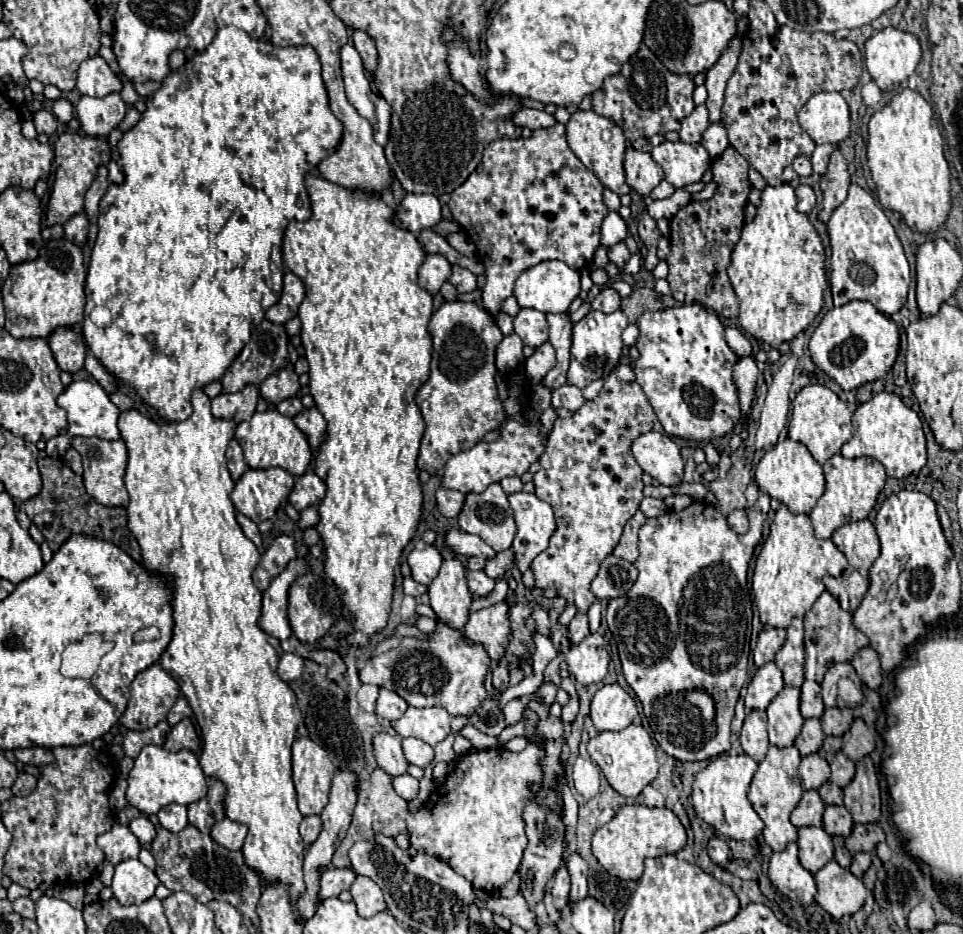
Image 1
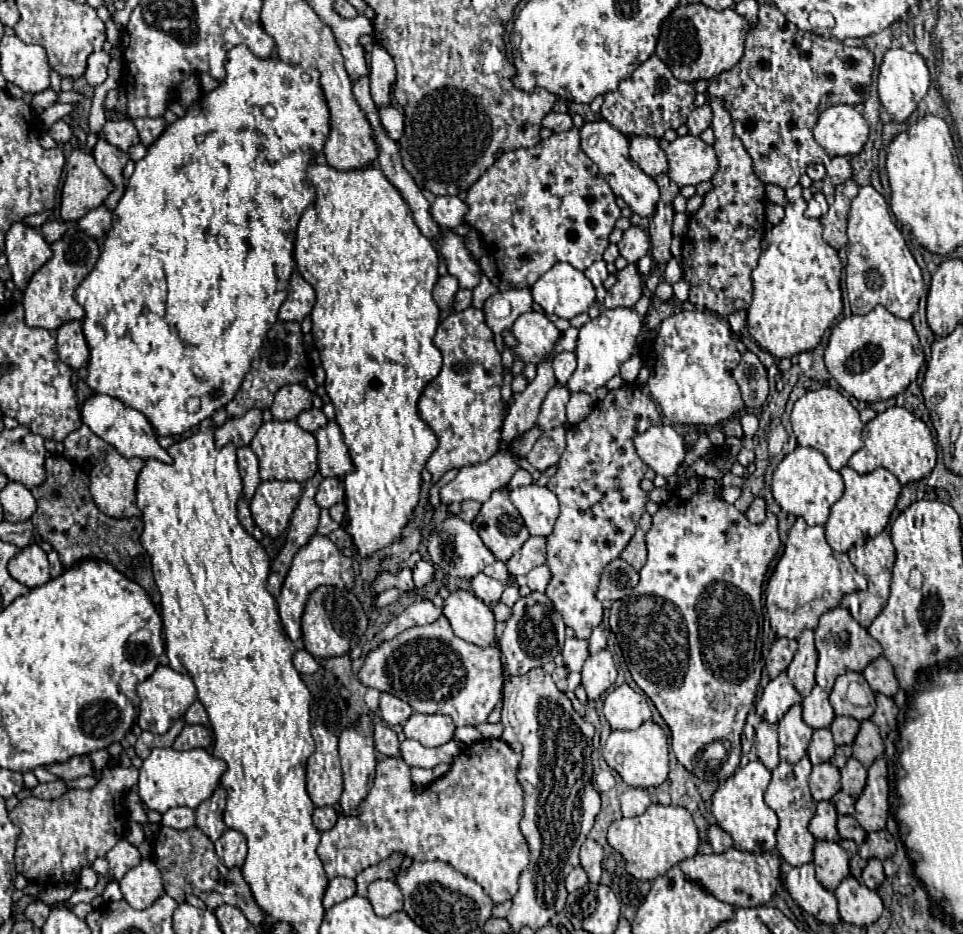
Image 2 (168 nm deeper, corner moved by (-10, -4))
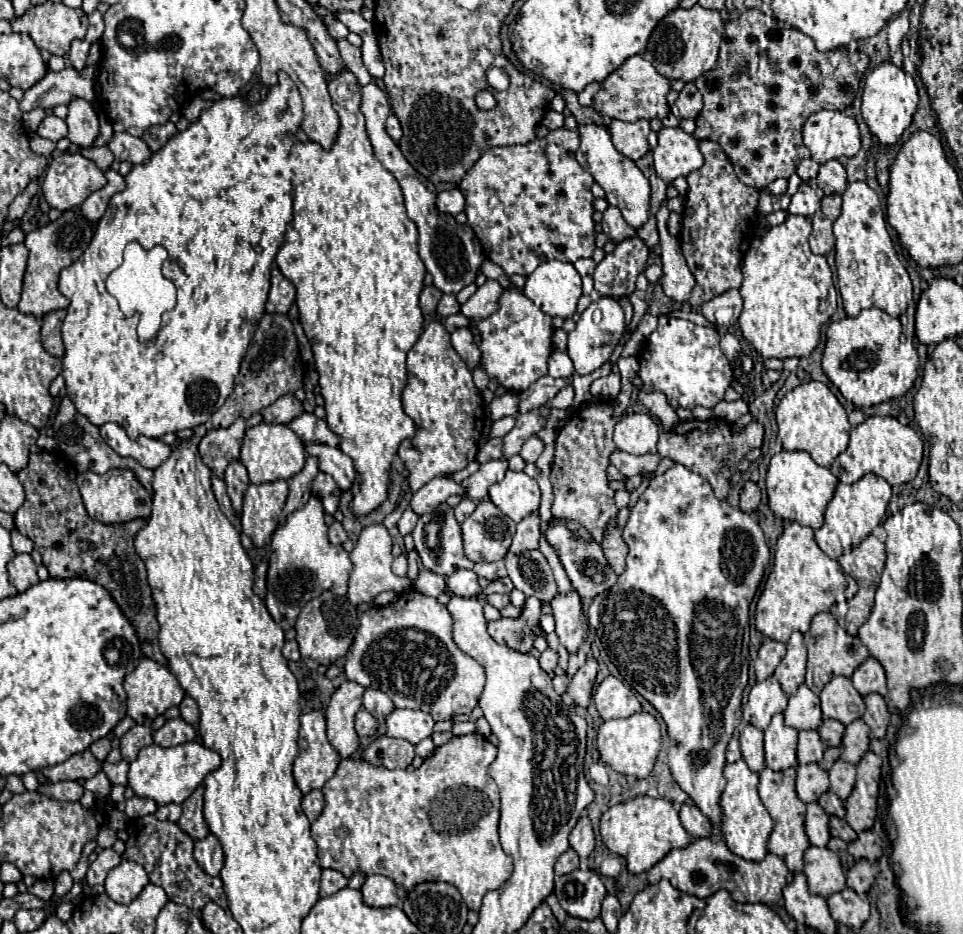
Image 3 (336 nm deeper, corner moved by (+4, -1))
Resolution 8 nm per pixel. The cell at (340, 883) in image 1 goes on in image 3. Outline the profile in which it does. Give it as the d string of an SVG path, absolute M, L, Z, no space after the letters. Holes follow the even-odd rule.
M324 869L322 871L322 881L320 881L320 897L334 895L336 891L344 889L348 885L348 879L334 869Z

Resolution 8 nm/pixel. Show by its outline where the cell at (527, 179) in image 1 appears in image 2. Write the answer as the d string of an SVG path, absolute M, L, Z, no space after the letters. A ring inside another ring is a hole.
M578 128L552 134L534 148L518 148L498 156L480 180L468 188L466 206L468 212L464 220L482 234L484 248L494 258L500 280L512 290L530 288L556 262L568 262L576 270L586 270L602 258L602 252L608 246L608 234L620 218L614 192L600 176L598 166L594 166L580 148Z

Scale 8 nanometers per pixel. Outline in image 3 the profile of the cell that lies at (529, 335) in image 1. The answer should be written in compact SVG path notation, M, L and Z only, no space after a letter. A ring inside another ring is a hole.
M510 285L508 289L502 291L498 299L498 311L494 311L486 319L470 319L470 331L474 333L474 341L482 353L480 357L480 367L488 373L490 379L496 379L498 385L506 387L512 393L526 391L536 379L544 377L548 373L548 355L552 353L552 317L542 313L516 285Z

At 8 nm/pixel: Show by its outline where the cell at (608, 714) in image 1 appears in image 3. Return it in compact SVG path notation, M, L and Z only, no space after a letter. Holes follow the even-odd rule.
M606 677L594 691L594 703L600 713L600 717L606 719L620 719L630 717L638 711L642 711L640 701L636 699L630 685L616 677Z

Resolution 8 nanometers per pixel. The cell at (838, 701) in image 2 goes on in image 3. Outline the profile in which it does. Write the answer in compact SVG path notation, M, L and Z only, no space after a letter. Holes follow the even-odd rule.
M834 677L820 693L824 717L848 725L864 715L862 695L854 689L848 677Z

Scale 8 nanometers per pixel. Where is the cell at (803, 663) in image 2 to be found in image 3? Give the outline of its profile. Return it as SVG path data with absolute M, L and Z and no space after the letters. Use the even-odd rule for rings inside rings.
M796 631L786 643L786 647L788 653L774 671L774 677L780 681L786 695L794 695L796 689L804 683L804 673L806 673L806 645L802 633Z

